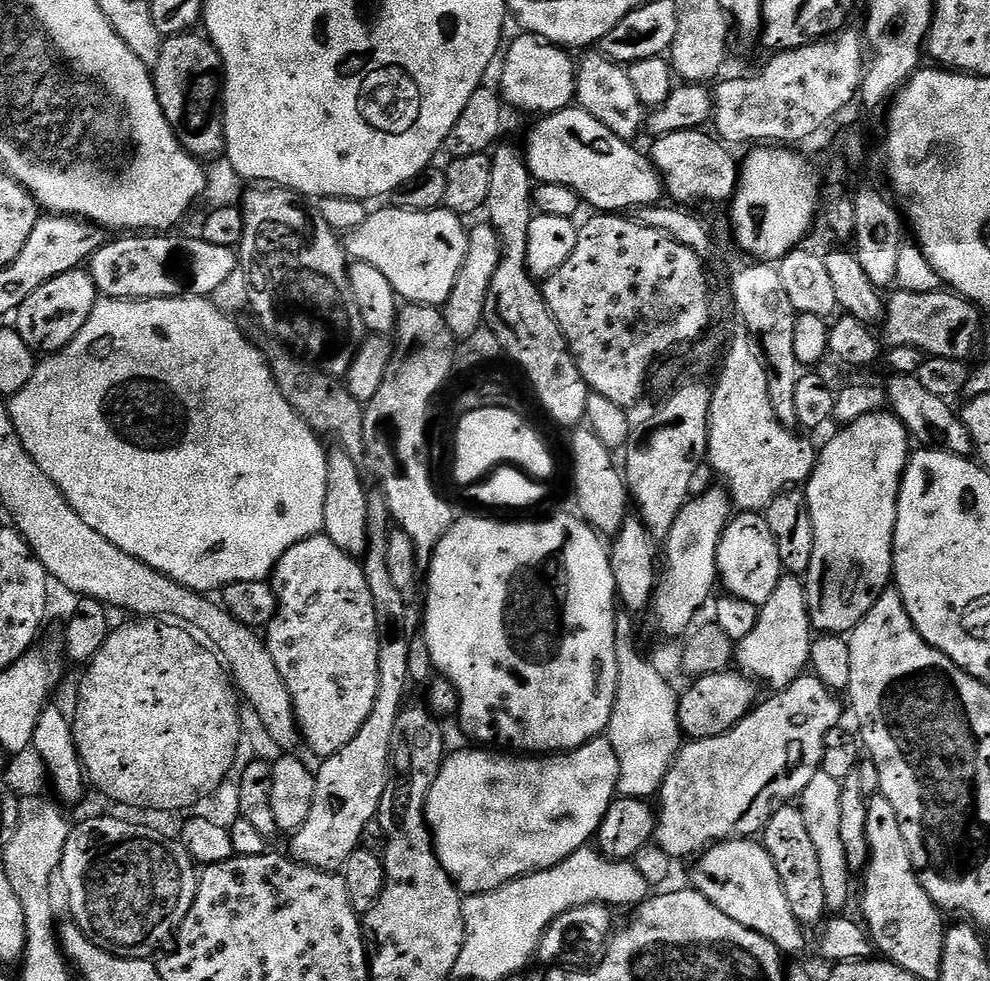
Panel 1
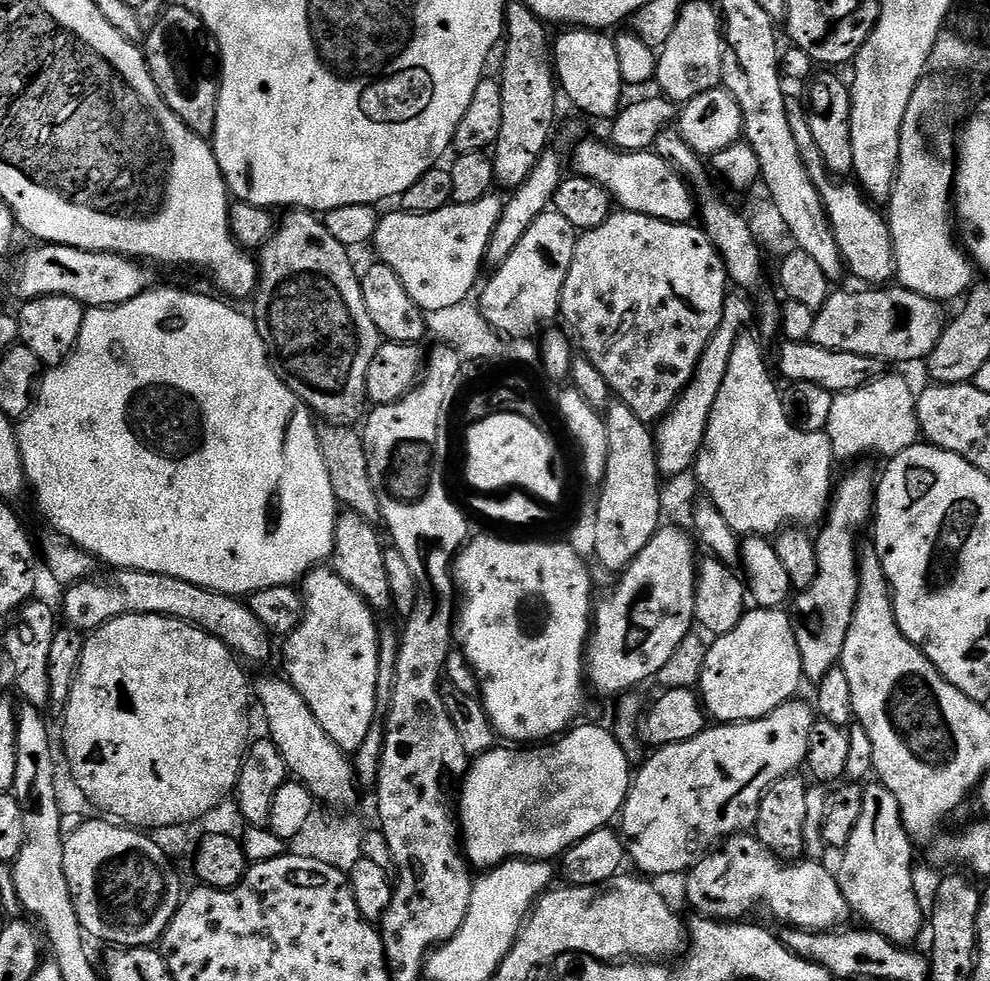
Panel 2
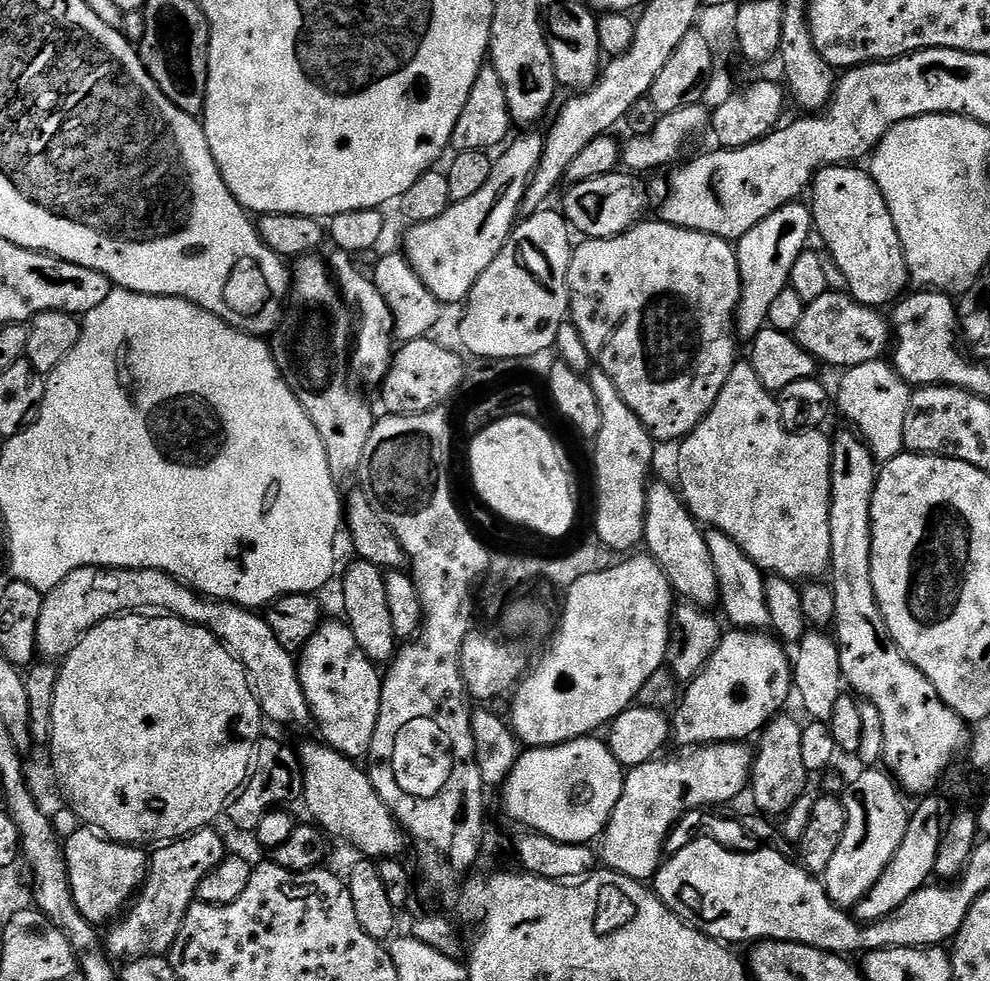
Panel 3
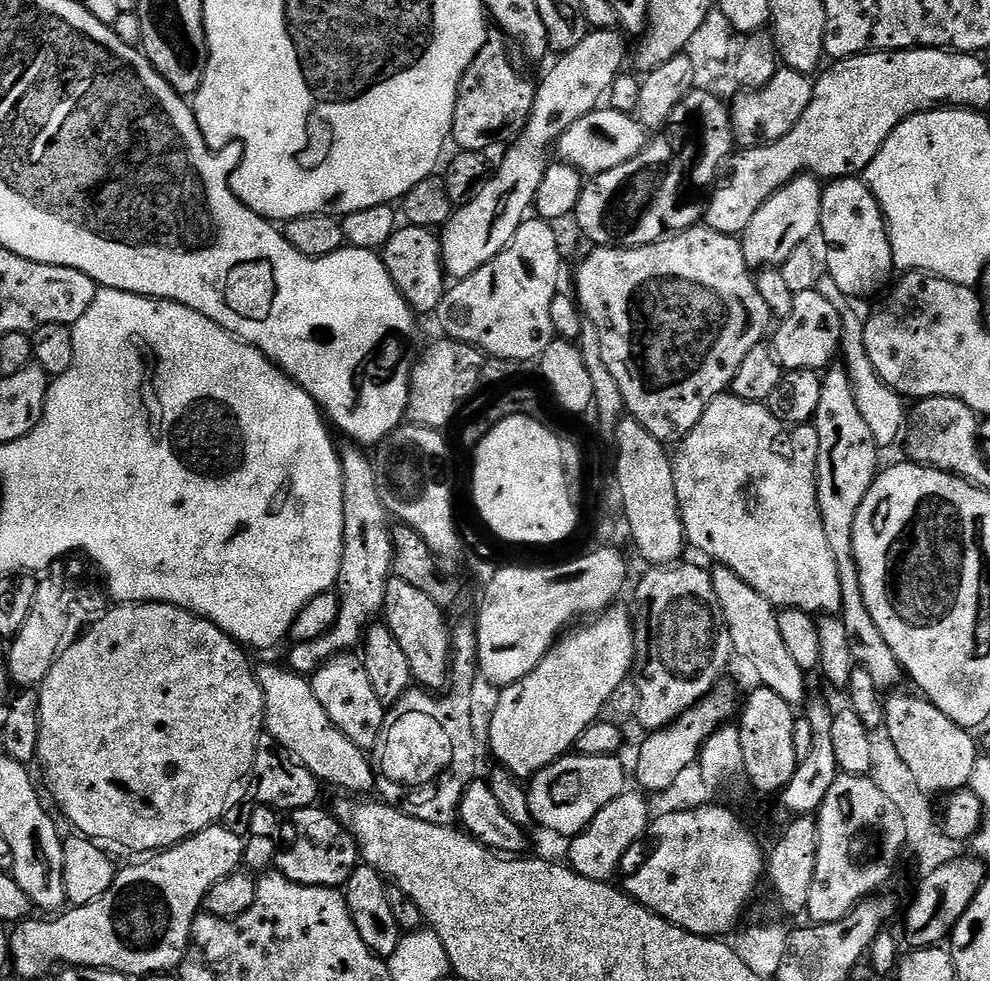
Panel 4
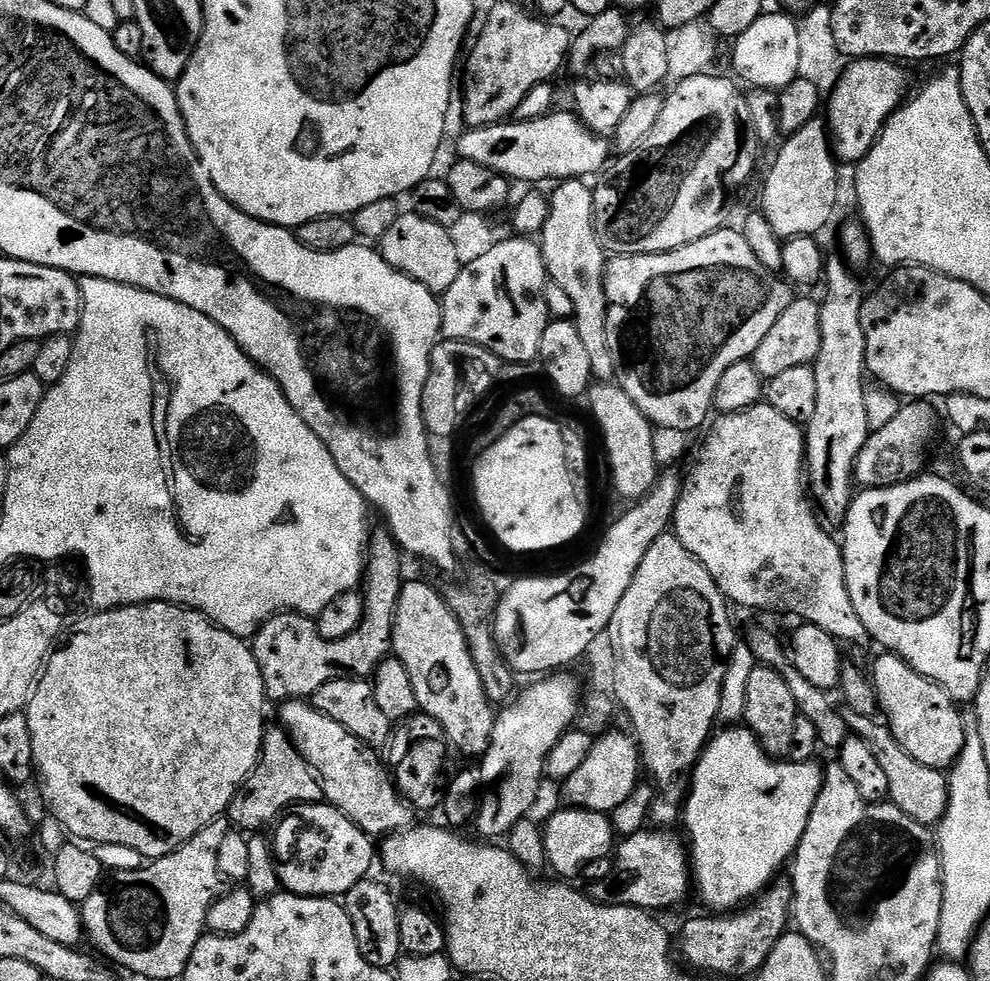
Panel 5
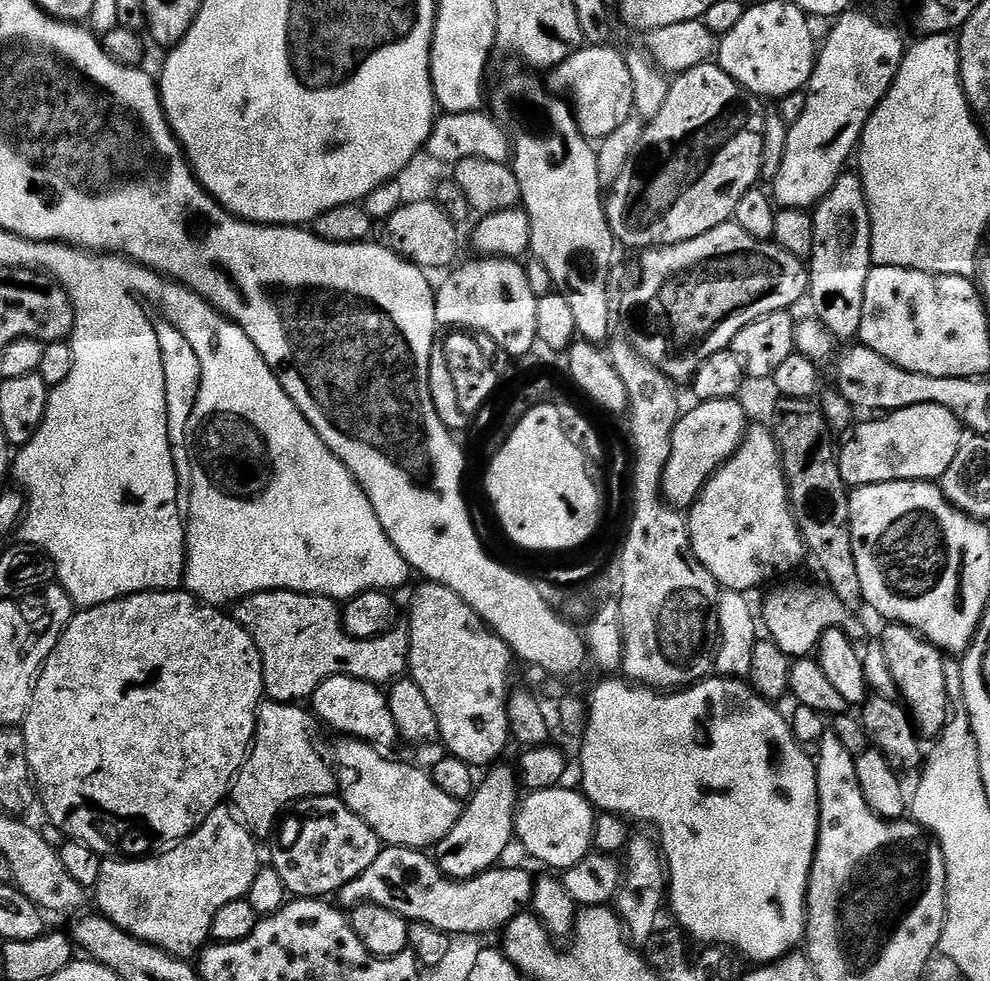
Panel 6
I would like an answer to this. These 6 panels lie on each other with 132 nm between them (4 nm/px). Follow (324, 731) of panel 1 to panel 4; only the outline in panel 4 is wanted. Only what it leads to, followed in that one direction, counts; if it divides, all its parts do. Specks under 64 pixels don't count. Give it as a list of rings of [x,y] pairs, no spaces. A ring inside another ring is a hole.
[[[356,654],[332,656],[317,672],[312,673],[310,683],[314,698],[322,702],[322,710],[326,710],[330,722],[342,730],[342,734],[346,734],[354,746],[365,750],[375,749],[385,729],[386,705],[378,702],[374,690],[370,690],[370,678],[366,675],[363,659]]]

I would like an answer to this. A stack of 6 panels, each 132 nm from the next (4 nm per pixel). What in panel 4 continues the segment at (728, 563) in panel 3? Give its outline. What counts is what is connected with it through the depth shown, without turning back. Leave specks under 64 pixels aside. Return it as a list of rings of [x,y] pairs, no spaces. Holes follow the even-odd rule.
[[[716,566],[711,569],[711,574],[718,606],[722,606],[722,618],[726,618],[726,626],[730,630],[733,653],[739,659],[741,656],[756,671],[756,676],[760,679],[757,681],[763,687],[774,690],[774,694],[786,698],[786,702],[793,706],[800,706],[808,692],[809,677],[802,666],[794,662],[783,642],[776,605],[762,598],[762,594],[758,594],[758,590],[750,586],[750,582],[742,582],[742,578],[734,574],[734,570]]]

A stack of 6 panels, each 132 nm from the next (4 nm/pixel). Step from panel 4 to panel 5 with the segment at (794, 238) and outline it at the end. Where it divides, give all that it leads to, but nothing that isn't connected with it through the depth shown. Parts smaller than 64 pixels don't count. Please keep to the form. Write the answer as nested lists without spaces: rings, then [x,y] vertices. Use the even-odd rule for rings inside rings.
[[[814,119],[785,140],[788,141],[779,145],[780,153],[764,180],[764,197],[759,207],[776,236],[816,236],[831,222],[836,208],[838,164],[830,147],[830,133],[819,119]]]

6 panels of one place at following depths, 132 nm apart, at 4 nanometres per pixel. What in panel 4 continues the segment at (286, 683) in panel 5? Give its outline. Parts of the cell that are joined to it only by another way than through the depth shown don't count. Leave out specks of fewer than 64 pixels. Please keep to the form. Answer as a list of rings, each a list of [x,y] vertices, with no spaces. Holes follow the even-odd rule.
[[[351,442],[339,449],[342,470],[342,518],[344,519],[344,549],[338,581],[340,613],[336,624],[314,642],[293,643],[288,652],[287,667],[299,676],[311,677],[332,656],[348,654],[361,643],[368,625],[384,611],[386,586],[393,579],[392,528],[382,494],[378,490],[375,463],[363,447]]]

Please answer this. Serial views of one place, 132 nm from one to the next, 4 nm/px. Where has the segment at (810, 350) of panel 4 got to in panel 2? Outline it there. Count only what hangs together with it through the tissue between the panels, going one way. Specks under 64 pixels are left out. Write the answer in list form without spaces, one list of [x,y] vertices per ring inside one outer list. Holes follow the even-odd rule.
[[[880,286],[872,291],[876,292],[829,294],[824,305],[815,309],[811,343],[831,352],[869,356],[885,362],[927,361],[944,333],[946,316],[940,313],[941,305],[899,286]]]

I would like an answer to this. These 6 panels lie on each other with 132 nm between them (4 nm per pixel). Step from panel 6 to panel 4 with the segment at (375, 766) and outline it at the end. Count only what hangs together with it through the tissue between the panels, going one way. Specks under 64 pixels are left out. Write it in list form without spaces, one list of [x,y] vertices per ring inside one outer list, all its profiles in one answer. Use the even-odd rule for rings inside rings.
[[[264,664],[261,668],[257,667],[255,673],[264,695],[264,726],[267,735],[290,750],[300,764],[316,776],[317,781],[345,788],[348,794],[371,793],[376,787],[371,759],[365,749],[354,746],[354,742],[350,742],[350,738],[346,738],[346,734],[342,734],[342,730],[330,722],[326,710],[322,710],[322,702],[314,698],[311,683],[291,668],[279,668],[276,664]]]

